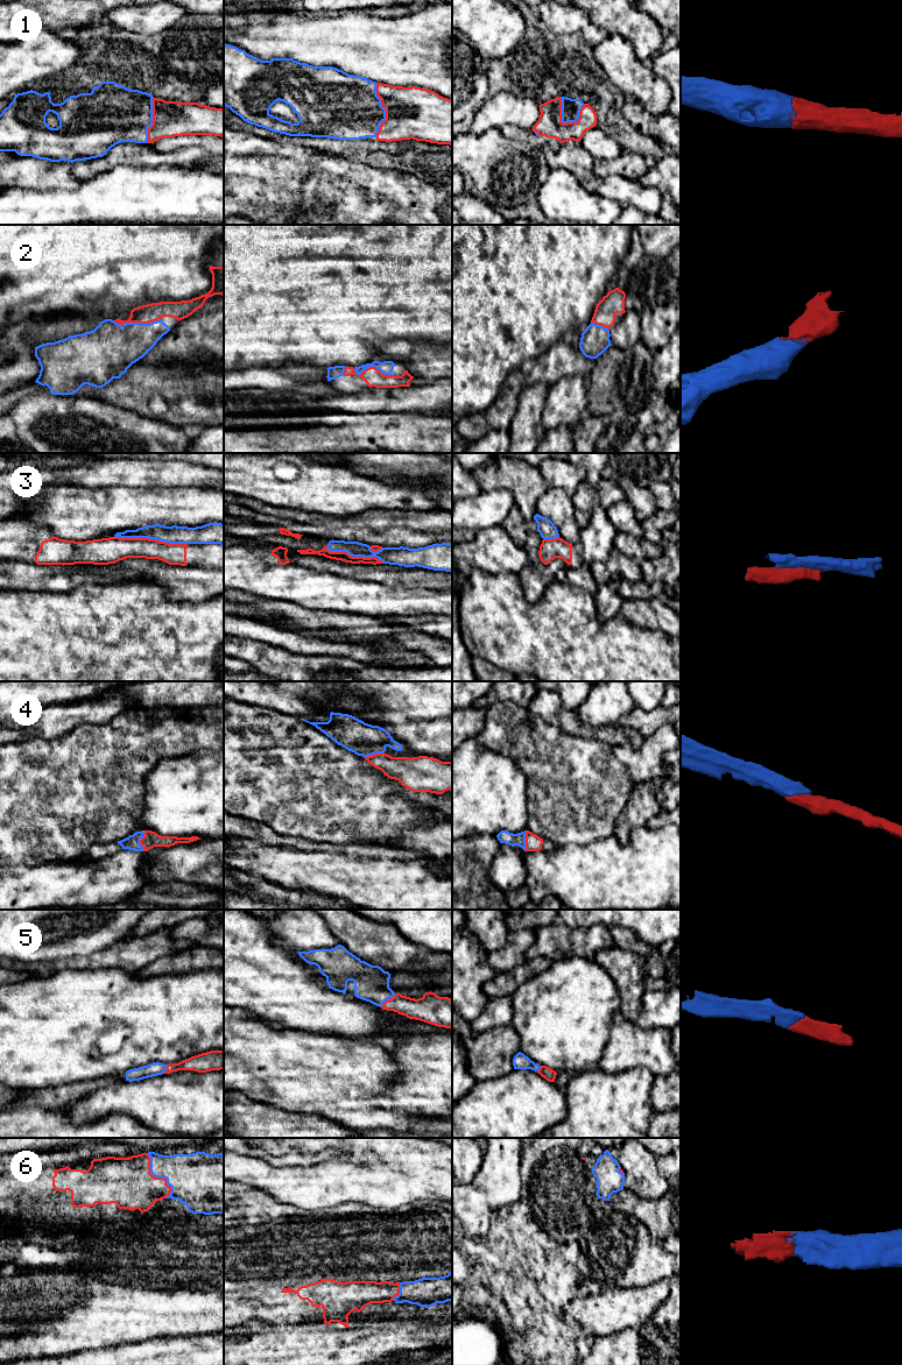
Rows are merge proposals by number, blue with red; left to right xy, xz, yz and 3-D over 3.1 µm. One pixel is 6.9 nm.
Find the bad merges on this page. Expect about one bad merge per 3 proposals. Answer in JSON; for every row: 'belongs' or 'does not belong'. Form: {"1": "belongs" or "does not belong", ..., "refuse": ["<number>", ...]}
{"1": "belongs", "2": "belongs", "3": "does not belong", "4": "belongs", "5": "belongs", "6": "belongs", "refuse": ["3"]}

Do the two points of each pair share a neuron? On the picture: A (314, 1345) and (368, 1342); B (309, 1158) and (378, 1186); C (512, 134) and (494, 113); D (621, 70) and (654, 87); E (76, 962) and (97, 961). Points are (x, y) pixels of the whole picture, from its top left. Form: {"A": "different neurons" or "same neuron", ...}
{"A": "same neuron", "B": "different neurons", "C": "different neurons", "D": "same neuron", "E": "same neuron"}

